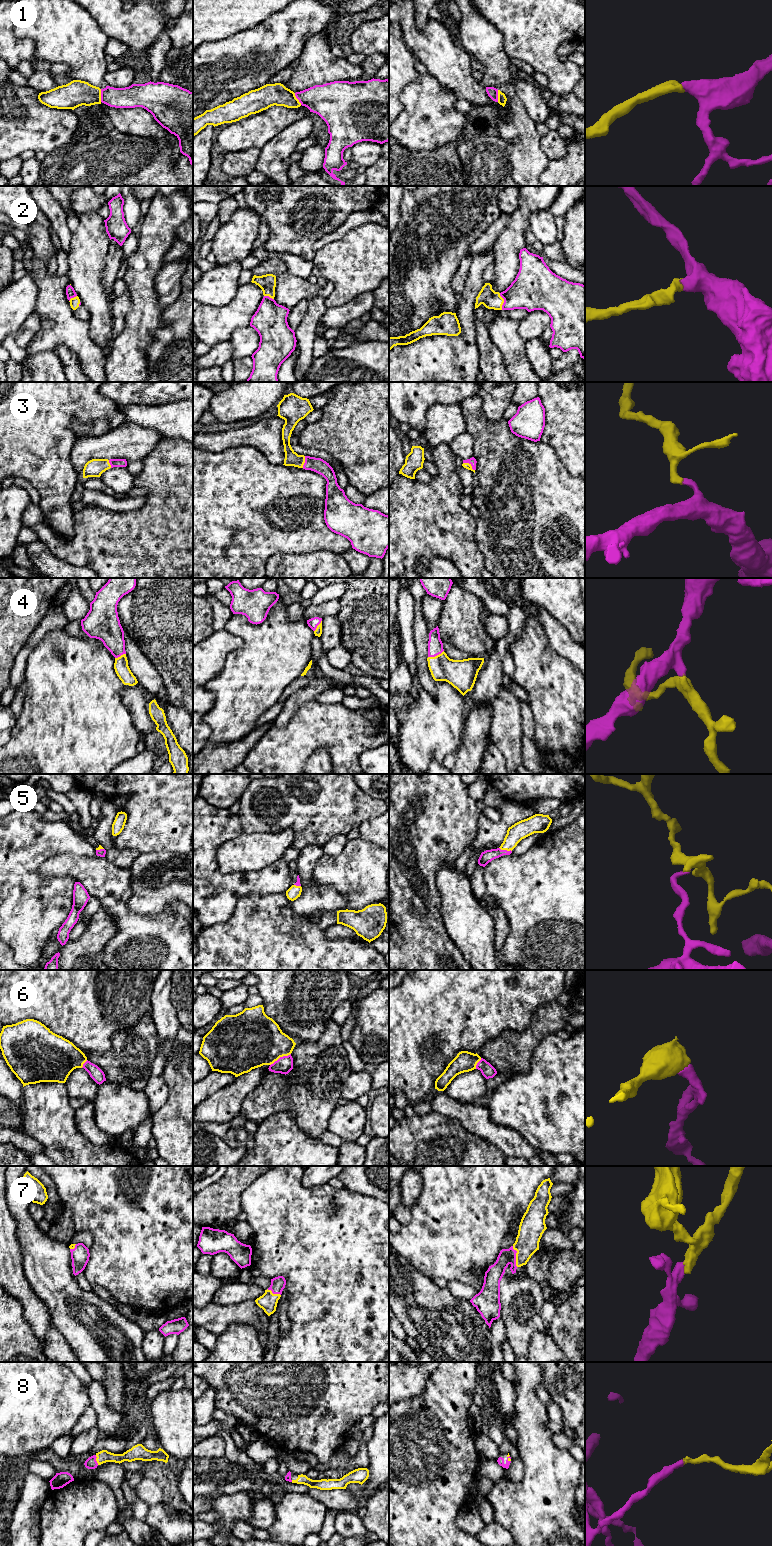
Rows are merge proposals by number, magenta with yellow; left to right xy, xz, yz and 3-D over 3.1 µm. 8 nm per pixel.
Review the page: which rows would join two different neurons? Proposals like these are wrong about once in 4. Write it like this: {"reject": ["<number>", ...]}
{"reject": []}

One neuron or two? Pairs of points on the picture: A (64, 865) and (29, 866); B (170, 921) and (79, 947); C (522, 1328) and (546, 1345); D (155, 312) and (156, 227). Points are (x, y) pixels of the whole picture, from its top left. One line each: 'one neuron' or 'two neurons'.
A: two neurons
B: two neurons
C: two neurons
D: one neuron

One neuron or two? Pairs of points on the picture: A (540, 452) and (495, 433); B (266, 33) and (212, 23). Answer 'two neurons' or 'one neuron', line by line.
A: one neuron
B: two neurons

